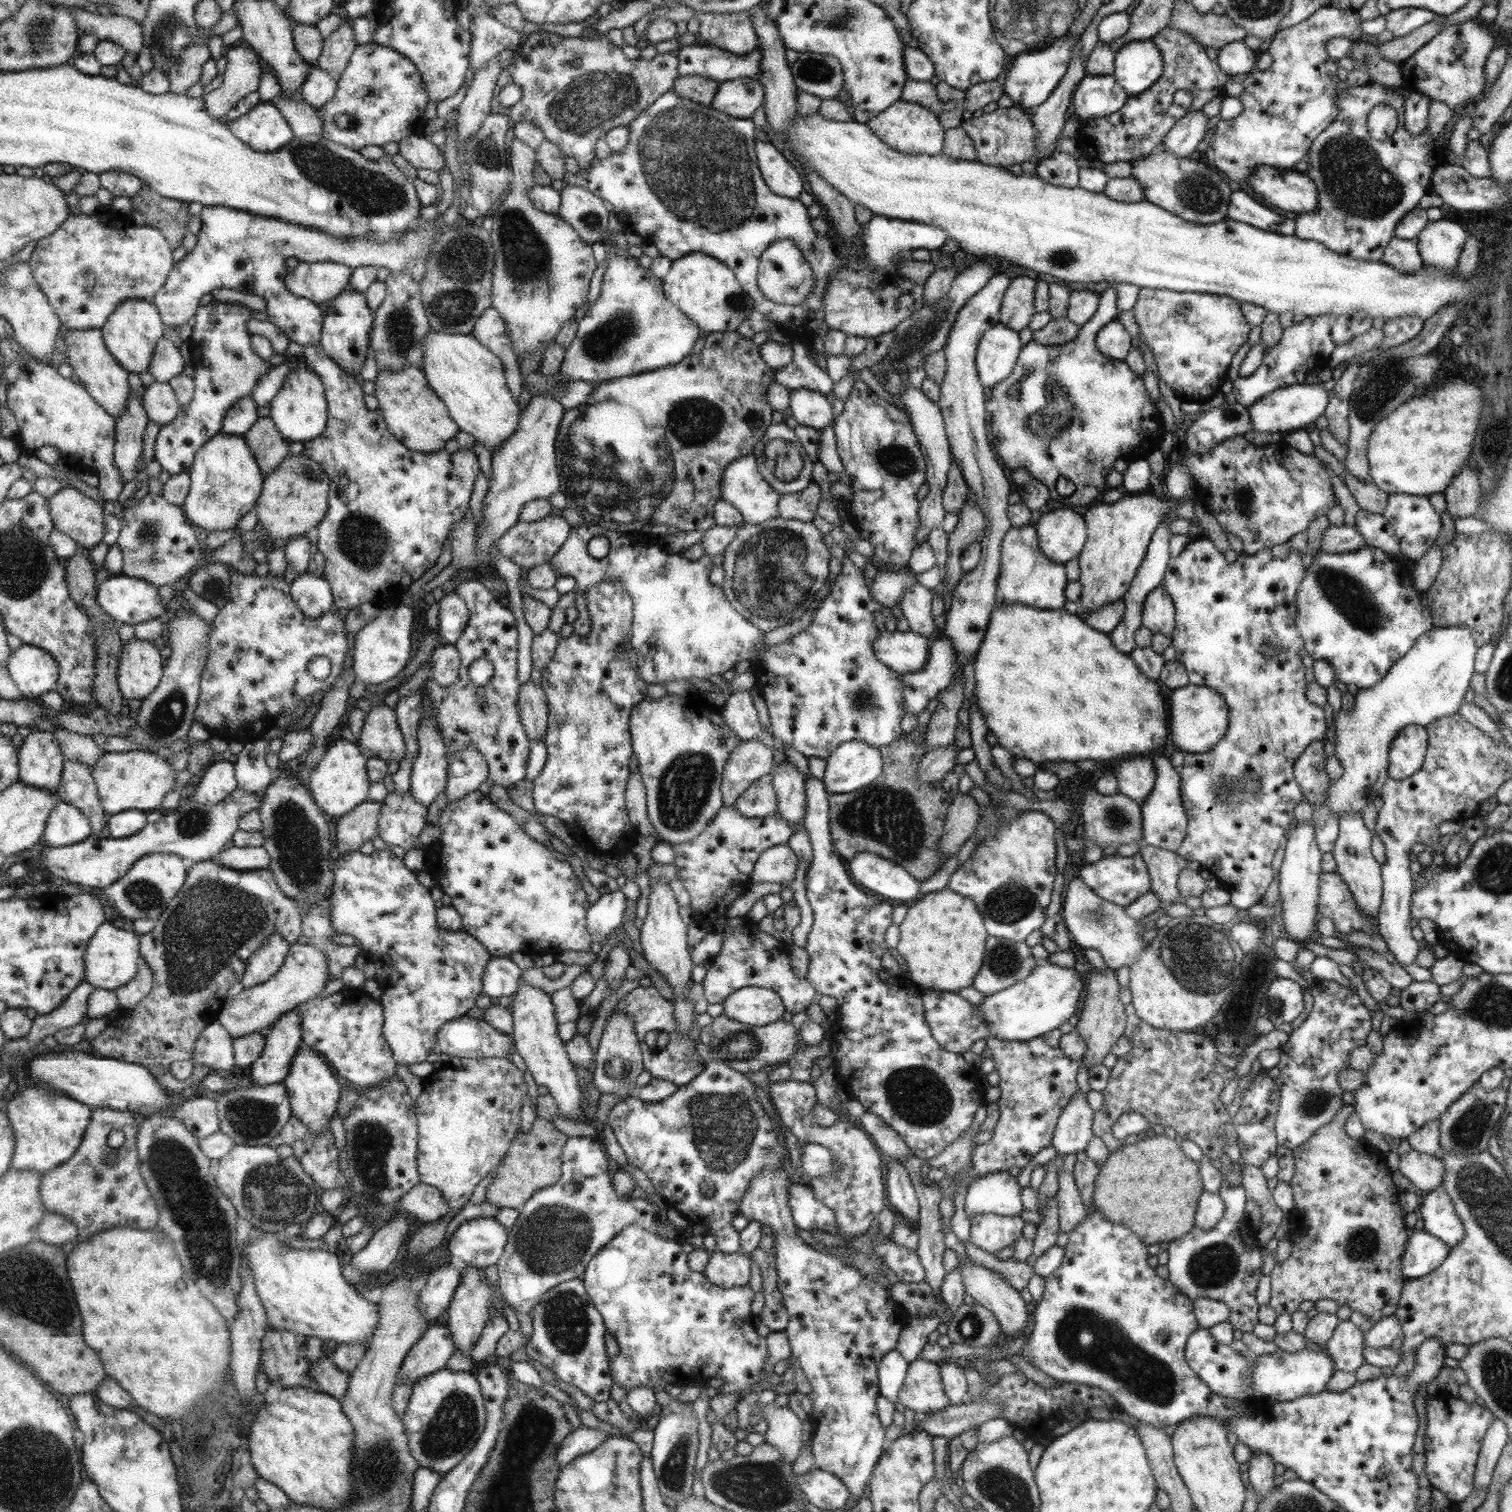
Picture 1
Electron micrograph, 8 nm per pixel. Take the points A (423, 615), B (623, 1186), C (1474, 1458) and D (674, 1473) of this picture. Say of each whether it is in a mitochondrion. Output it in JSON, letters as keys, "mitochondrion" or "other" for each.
{"A":"other","B":"other","C":"other","D":"mitochondrion"}

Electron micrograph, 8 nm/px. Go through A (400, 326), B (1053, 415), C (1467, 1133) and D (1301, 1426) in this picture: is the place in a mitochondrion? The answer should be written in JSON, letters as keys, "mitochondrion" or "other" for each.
{"A":"mitochondrion","B":"mitochondrion","C":"mitochondrion","D":"other"}

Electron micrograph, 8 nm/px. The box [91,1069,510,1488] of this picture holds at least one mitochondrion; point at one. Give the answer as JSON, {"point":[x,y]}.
{"point":[190,1202]}

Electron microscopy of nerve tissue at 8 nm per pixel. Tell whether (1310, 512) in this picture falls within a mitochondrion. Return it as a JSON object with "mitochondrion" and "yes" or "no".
{"mitochondrion":"no"}

